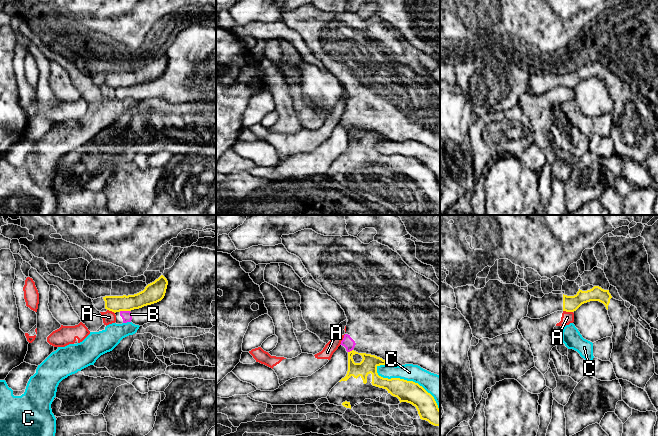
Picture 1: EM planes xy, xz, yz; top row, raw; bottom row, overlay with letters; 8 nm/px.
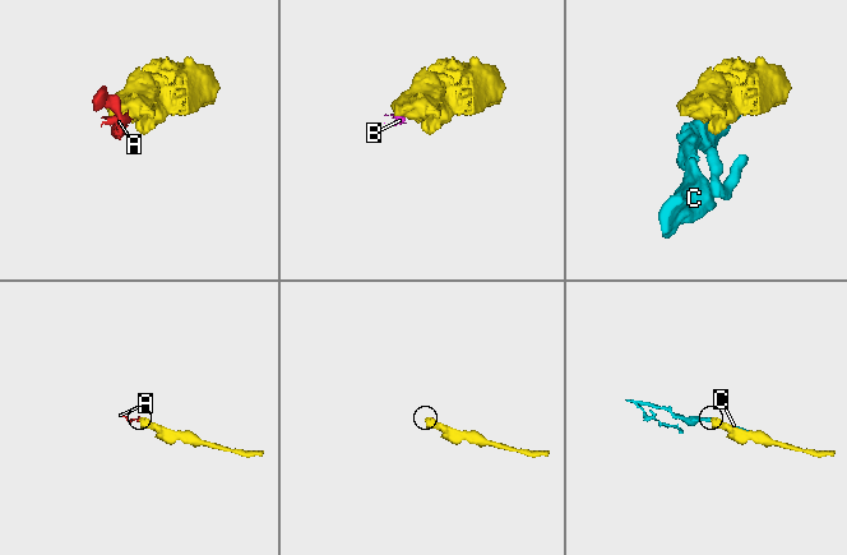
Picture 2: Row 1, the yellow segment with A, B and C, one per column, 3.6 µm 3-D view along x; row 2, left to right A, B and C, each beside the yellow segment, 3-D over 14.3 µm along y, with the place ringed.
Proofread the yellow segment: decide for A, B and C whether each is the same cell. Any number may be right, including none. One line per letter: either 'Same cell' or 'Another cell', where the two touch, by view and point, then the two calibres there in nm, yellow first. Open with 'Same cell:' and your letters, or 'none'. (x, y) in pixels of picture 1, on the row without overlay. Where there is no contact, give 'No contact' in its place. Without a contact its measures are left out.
Same cell: none
A: Another cell. Touches yellow at yz (568, 87). Thickness 130 nm (yellow) against 100 nm
B: Another cell. Touches yellow at xy (124, 86). Thickness 140 nm (yellow) against 80 nm
C: Another cell. Touches yellow at xz (408, 157). Thickness 180 nm (yellow) against 180 nm

